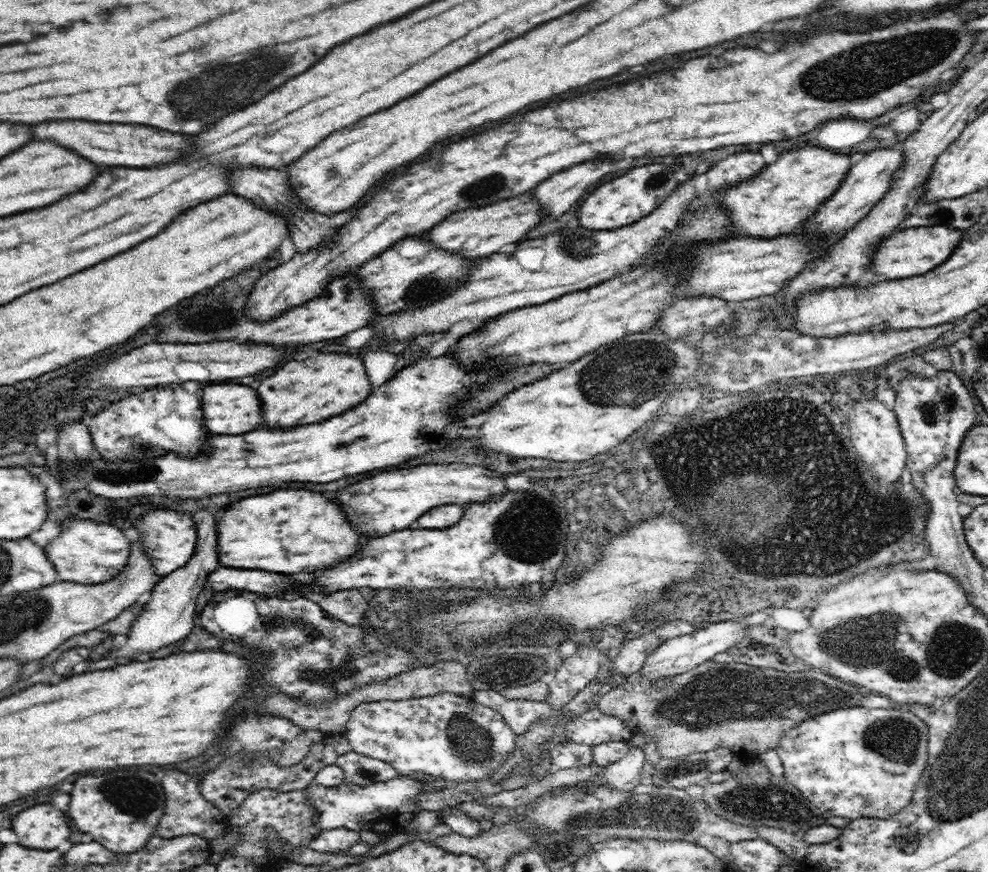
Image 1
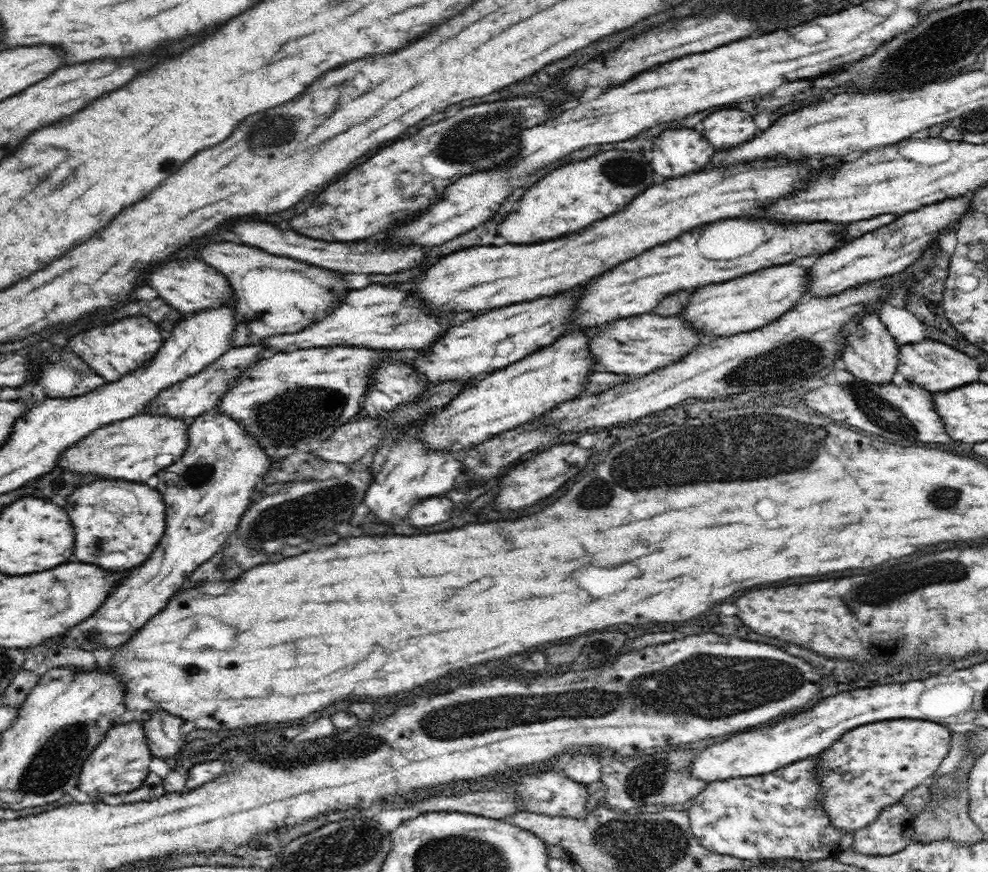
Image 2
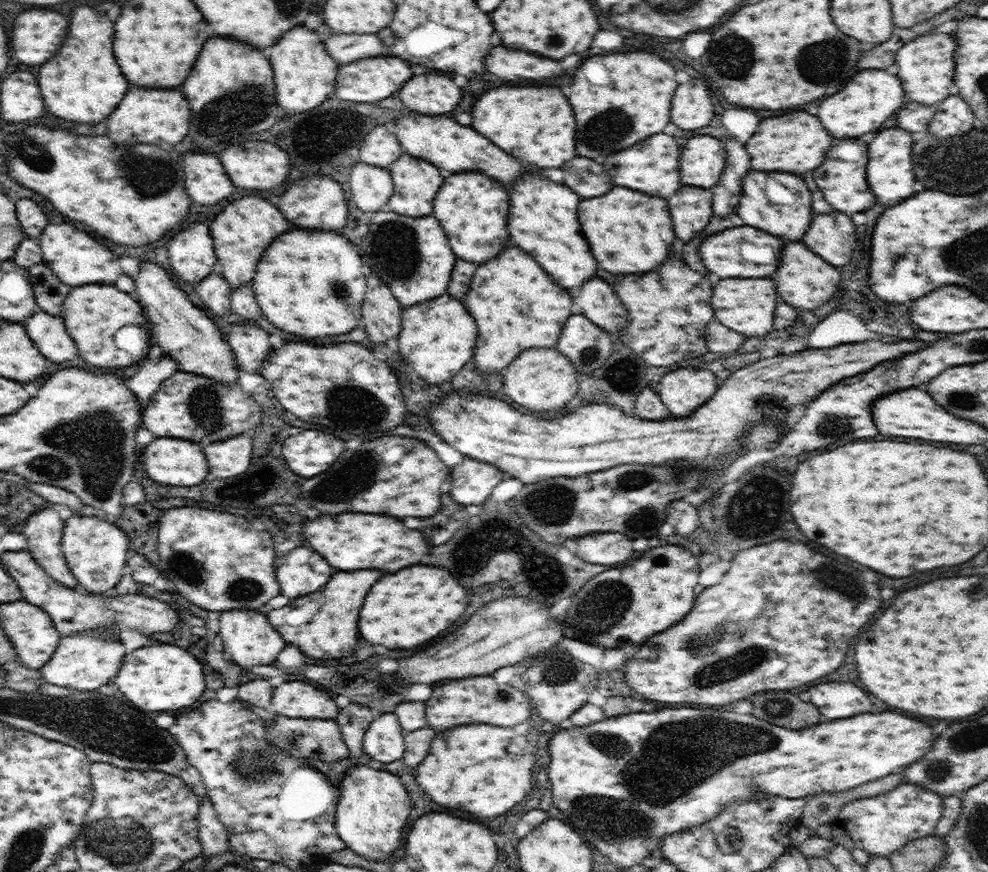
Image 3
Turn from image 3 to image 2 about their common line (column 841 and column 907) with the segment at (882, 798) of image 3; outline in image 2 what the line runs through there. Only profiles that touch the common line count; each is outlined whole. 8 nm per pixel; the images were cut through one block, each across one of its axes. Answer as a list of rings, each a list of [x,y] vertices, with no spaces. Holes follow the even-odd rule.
[[[896,802],[878,814],[878,818],[853,834],[854,852],[864,856],[890,856],[906,848],[913,840],[912,814]]]

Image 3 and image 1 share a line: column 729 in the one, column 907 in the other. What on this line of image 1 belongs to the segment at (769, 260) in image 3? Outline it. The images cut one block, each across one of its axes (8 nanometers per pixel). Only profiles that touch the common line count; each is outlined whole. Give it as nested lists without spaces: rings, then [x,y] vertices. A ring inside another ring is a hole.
[[[920,226],[920,228],[906,228],[906,230],[896,230],[890,238],[886,238],[876,252],[874,260],[874,272],[884,274],[888,278],[901,279],[918,274],[926,274],[940,266],[940,262],[946,262],[950,254],[956,250],[960,244],[964,232],[958,228],[948,228],[948,226]]]

